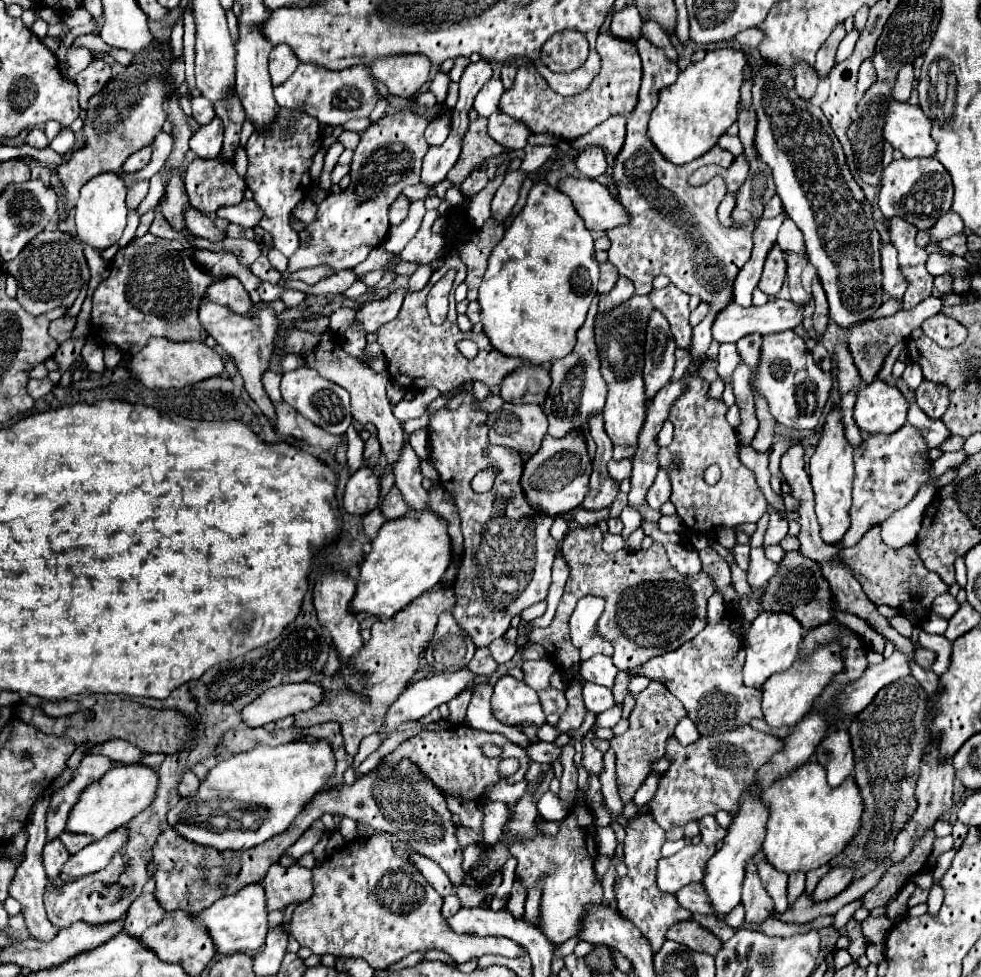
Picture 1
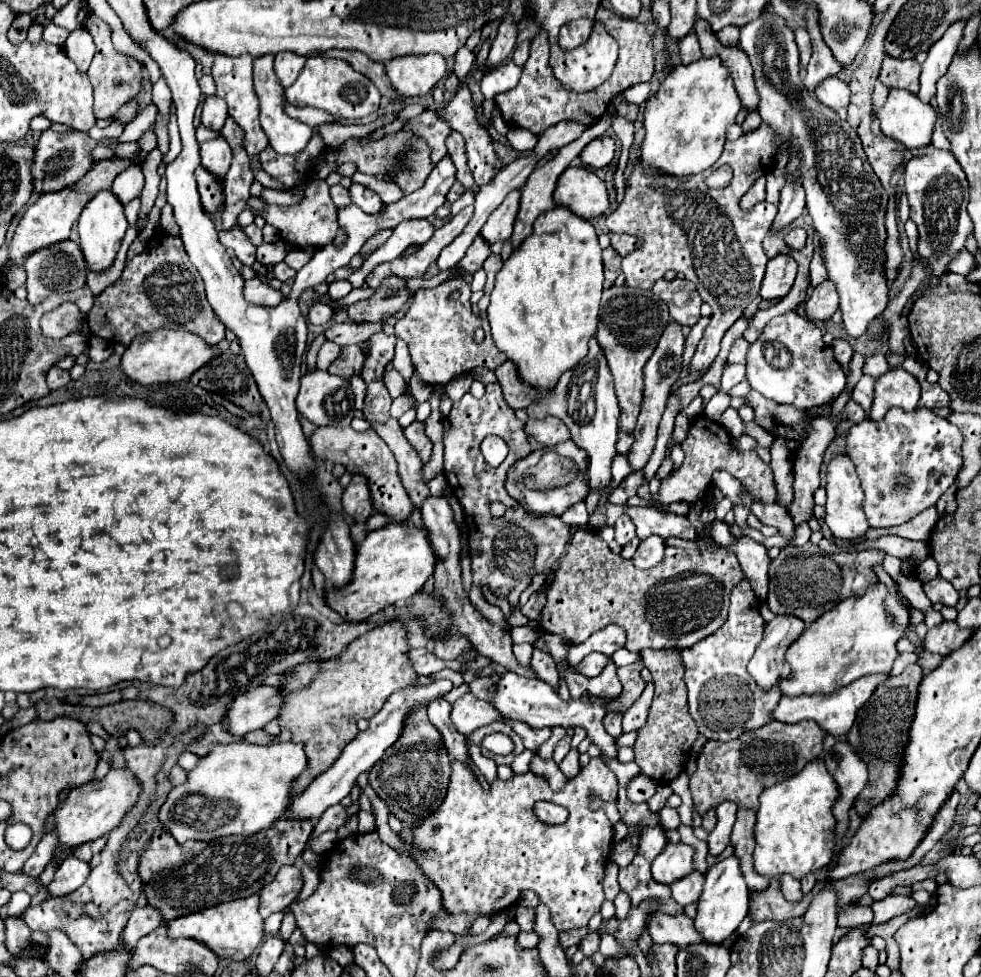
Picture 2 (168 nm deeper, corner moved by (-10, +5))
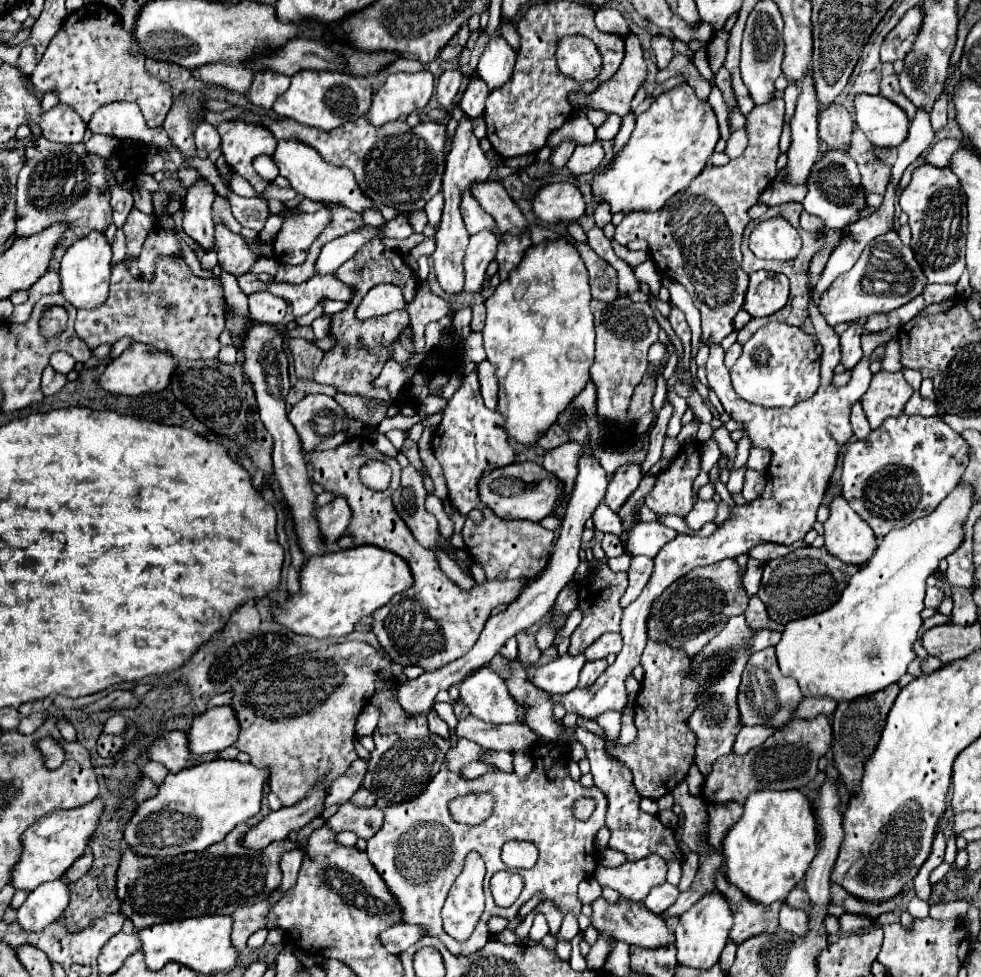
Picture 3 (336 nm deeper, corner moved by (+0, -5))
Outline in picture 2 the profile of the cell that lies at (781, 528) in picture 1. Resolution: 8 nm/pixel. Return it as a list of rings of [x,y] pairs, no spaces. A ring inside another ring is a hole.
[[[782,438],[774,440],[774,446],[770,450],[770,456],[772,456],[770,468],[772,468],[776,490],[778,490],[776,502],[780,506],[788,508],[788,504],[792,502],[792,482],[794,482],[794,476],[792,476],[792,454],[784,446],[784,442],[786,440],[782,440]]]

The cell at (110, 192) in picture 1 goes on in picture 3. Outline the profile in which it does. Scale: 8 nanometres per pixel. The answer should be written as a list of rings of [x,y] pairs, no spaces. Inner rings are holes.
[[[90,230],[84,238],[76,240],[64,254],[60,262],[60,278],[62,278],[62,292],[70,304],[76,308],[94,308],[108,298],[108,284],[110,284],[110,260],[112,260],[112,246],[104,232]]]

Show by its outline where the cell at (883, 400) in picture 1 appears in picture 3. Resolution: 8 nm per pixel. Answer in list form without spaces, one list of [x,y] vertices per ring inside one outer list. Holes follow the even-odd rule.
[[[880,370],[878,374],[874,374],[868,392],[862,396],[862,408],[866,412],[866,418],[868,418],[870,426],[872,428],[878,428],[884,418],[900,416],[904,412],[904,406],[910,400],[910,396],[912,396],[912,386],[904,380],[902,372],[886,372],[886,370]]]

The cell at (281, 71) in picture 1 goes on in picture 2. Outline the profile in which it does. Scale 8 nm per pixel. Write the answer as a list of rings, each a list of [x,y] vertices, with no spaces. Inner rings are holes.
[[[282,52],[282,54],[274,56],[274,72],[276,72],[282,88],[288,88],[294,84],[304,62],[306,62],[306,58],[298,58],[298,54],[290,54],[290,52]]]

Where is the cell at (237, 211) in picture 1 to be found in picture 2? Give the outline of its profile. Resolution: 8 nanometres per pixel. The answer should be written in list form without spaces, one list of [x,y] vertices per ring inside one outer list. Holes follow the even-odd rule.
[[[312,180],[310,186],[304,190],[304,198],[302,202],[294,204],[294,206],[266,206],[264,212],[260,212],[260,216],[272,224],[274,228],[278,228],[282,232],[282,238],[296,248],[304,248],[304,246],[326,246],[336,238],[338,232],[338,220],[336,220],[336,208],[334,202],[330,198],[330,190],[328,184],[324,180]]]

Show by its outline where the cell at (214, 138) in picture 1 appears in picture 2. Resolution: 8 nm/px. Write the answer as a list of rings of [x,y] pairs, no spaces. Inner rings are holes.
[[[224,138],[204,142],[200,144],[200,156],[202,156],[202,168],[210,170],[210,174],[222,178],[224,182],[226,170],[230,168],[230,158],[232,158],[232,150],[228,142]]]

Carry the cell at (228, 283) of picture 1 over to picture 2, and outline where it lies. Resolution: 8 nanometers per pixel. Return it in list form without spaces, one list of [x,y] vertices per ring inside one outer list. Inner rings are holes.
[[[252,278],[246,282],[244,286],[244,296],[248,302],[258,304],[258,306],[278,306],[278,302],[282,302],[284,294],[272,286],[268,286],[262,278]]]

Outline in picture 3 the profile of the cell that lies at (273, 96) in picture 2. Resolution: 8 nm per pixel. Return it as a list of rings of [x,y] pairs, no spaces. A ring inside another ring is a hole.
[[[290,138],[290,140],[278,140],[276,144],[276,150],[272,154],[272,160],[276,162],[276,166],[280,168],[280,176],[288,178],[290,180],[290,186],[310,198],[310,200],[316,200],[316,202],[326,202],[326,206],[330,204],[338,204],[342,202],[344,206],[352,208],[354,212],[362,214],[366,208],[372,208],[372,204],[368,202],[368,198],[360,192],[352,172],[348,168],[336,168],[332,164],[326,164],[320,154],[316,154],[314,148],[308,148],[308,144],[296,140],[296,138]]]

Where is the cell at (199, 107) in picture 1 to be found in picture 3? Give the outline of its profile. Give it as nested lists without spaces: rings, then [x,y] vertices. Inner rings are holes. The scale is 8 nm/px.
[[[200,122],[196,126],[196,132],[194,132],[194,140],[196,140],[196,148],[198,150],[216,150],[220,148],[220,134],[216,132],[216,128],[208,122]]]

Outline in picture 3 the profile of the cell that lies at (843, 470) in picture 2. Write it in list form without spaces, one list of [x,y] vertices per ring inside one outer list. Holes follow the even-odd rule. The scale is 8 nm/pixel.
[[[836,496],[830,506],[830,516],[824,522],[824,546],[830,554],[834,554],[836,558],[848,562],[848,564],[862,564],[868,562],[876,550],[876,536],[874,532],[868,528],[868,524],[848,506],[848,502],[844,500],[844,496]]]

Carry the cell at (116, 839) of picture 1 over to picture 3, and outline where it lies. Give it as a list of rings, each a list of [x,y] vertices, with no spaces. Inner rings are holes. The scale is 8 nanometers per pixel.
[[[64,878],[44,882],[32,890],[26,902],[18,908],[18,922],[22,930],[38,932],[62,916],[70,900],[70,886]]]

